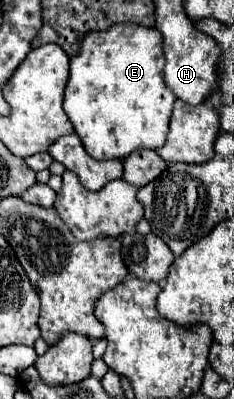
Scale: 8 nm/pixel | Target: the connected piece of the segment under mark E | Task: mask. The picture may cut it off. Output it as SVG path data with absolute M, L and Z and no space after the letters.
M119 23L107 31L87 33L81 39L79 53L71 57L71 73L65 87L63 109L91 157L123 159L135 149L157 149L165 143L175 95L163 83L163 65L165 57L159 31L137 23Z

